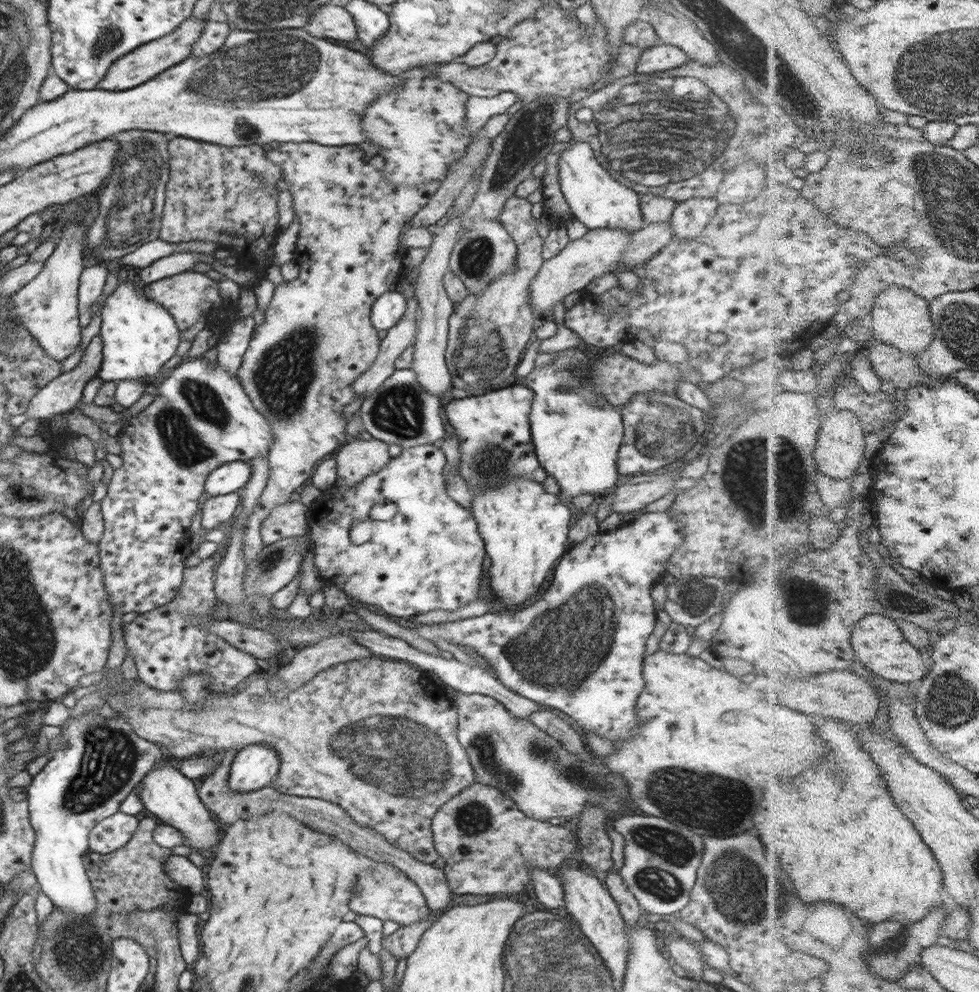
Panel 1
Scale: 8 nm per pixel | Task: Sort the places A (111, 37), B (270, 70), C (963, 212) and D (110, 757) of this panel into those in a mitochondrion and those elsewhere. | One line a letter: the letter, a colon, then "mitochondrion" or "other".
A: mitochondrion
B: mitochondrion
C: mitochondrion
D: mitochondrion

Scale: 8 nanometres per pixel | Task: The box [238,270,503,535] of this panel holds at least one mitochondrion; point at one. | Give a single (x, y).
(284, 373)

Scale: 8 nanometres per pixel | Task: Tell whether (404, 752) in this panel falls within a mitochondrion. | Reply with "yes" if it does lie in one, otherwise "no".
yes

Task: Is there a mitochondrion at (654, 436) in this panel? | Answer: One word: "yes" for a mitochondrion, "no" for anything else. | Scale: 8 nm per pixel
yes

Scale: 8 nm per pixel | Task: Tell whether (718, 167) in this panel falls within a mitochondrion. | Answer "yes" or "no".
yes

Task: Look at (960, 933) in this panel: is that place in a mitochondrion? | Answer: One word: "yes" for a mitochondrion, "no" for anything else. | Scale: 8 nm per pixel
no

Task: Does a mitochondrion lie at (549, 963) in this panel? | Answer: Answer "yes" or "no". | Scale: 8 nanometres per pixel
yes

